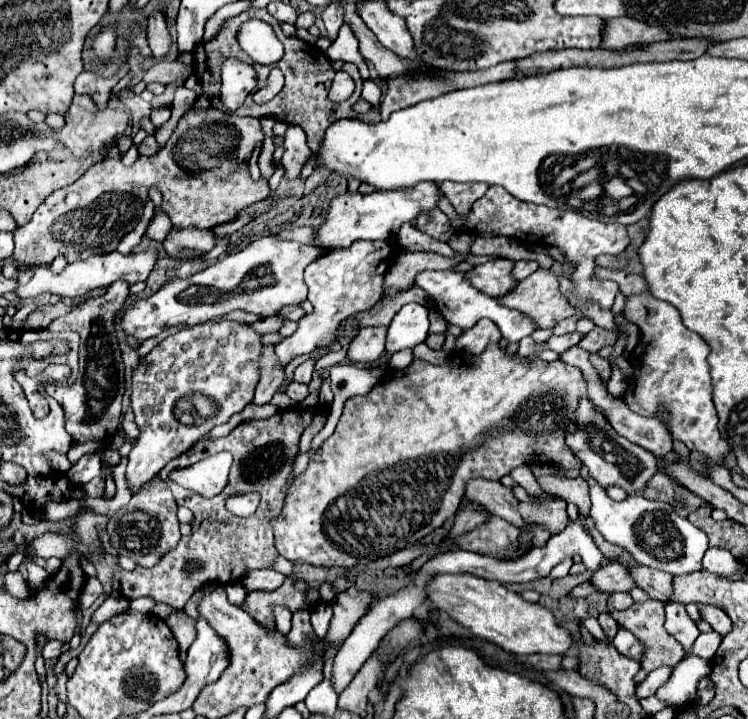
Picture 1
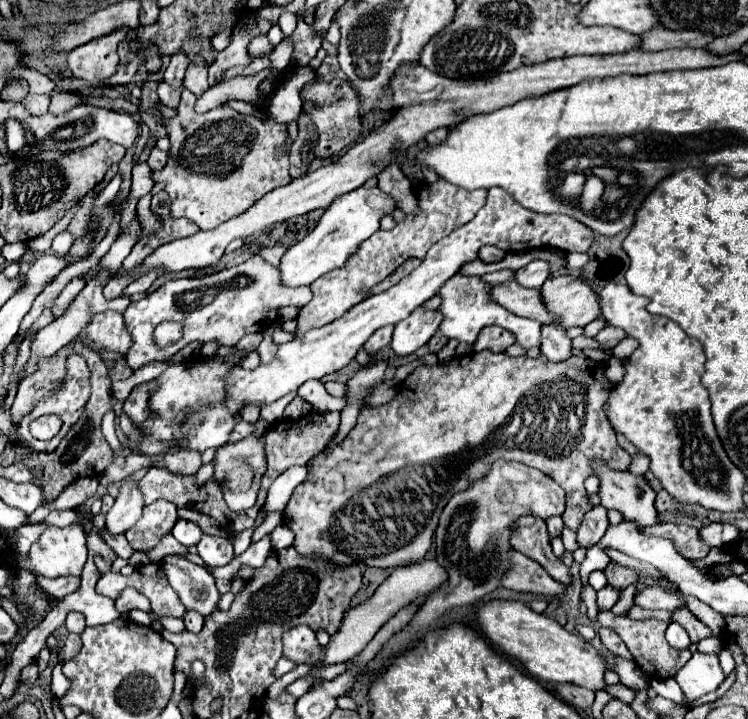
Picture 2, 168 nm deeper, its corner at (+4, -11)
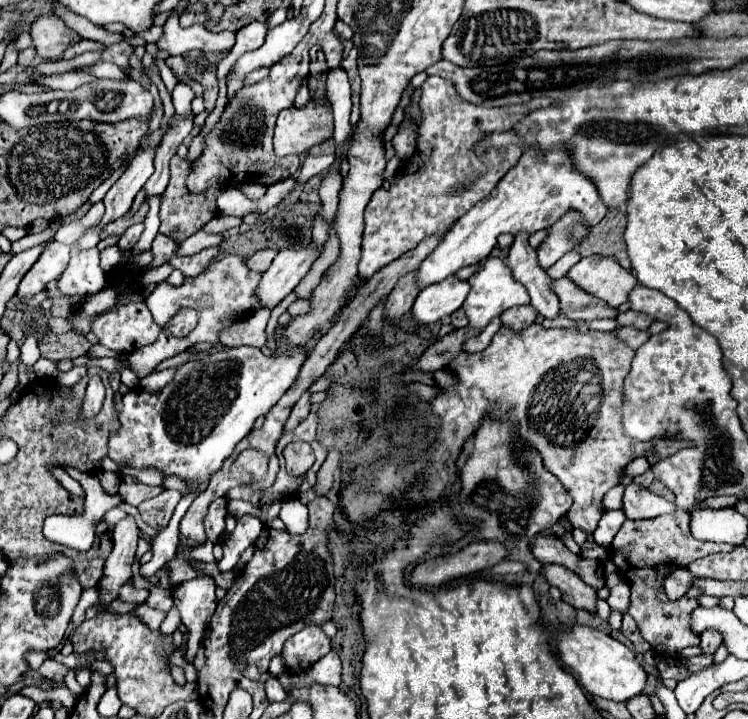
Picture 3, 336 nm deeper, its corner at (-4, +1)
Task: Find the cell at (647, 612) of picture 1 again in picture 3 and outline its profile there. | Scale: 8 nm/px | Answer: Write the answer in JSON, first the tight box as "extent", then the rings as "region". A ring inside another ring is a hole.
{"extent":[612,512,732,654],"region":[[[672,512],[648,520],[626,520],[618,534],[612,540],[612,562],[618,570],[626,570],[624,578],[632,588],[632,602],[628,606],[628,614],[634,616],[642,638],[652,648],[666,648],[670,654],[676,654],[688,646],[698,646],[700,638],[690,632],[688,620],[690,612],[698,606],[694,598],[680,598],[676,602],[662,604],[656,600],[656,586],[662,586],[662,580],[674,572],[690,564],[696,558],[714,554],[714,552],[730,552],[732,544],[704,544],[690,534],[690,514],[688,512]]]}

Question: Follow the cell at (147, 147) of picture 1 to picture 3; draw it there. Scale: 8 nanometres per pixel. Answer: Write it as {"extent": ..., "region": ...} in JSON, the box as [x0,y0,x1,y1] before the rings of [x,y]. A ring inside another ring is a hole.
{"extent":[160,156,220,242],"region":[[[174,156],[170,160],[170,182],[168,182],[168,188],[160,196],[160,234],[166,234],[166,236],[170,236],[176,242],[186,240],[188,236],[198,232],[206,222],[210,222],[214,216],[218,216],[218,210],[216,210],[216,196],[220,194],[218,182],[212,180],[212,186],[206,192],[206,196],[192,196],[186,190],[186,186],[184,186],[184,180],[186,180],[188,174],[190,174],[190,164],[180,160],[180,156]]]}

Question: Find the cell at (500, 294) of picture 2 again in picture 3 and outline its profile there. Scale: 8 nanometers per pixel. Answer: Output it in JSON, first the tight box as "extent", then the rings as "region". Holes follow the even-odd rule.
{"extent":[552,278,616,322],"region":[[[568,278],[552,280],[552,292],[556,292],[560,300],[560,310],[570,320],[584,320],[590,322],[594,318],[616,318],[616,310],[608,308],[602,300],[596,296],[586,294],[576,284],[572,284]]]}

